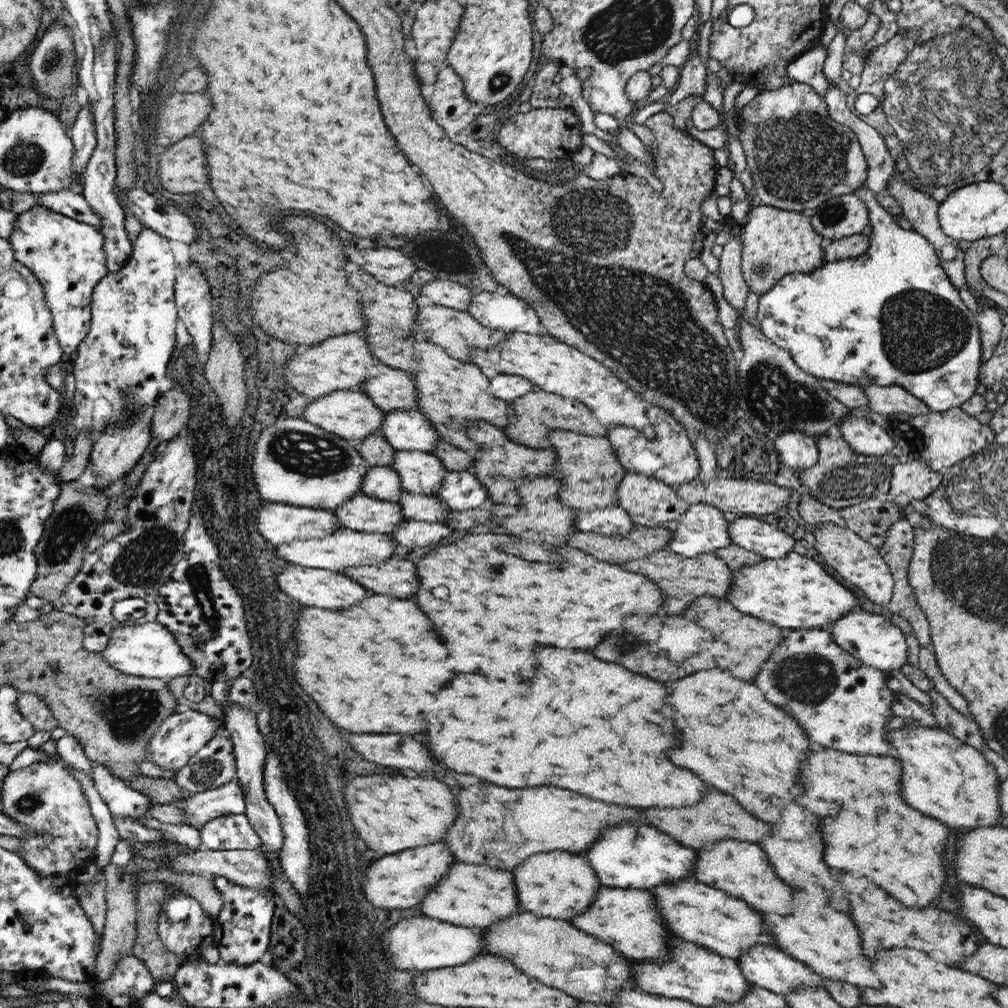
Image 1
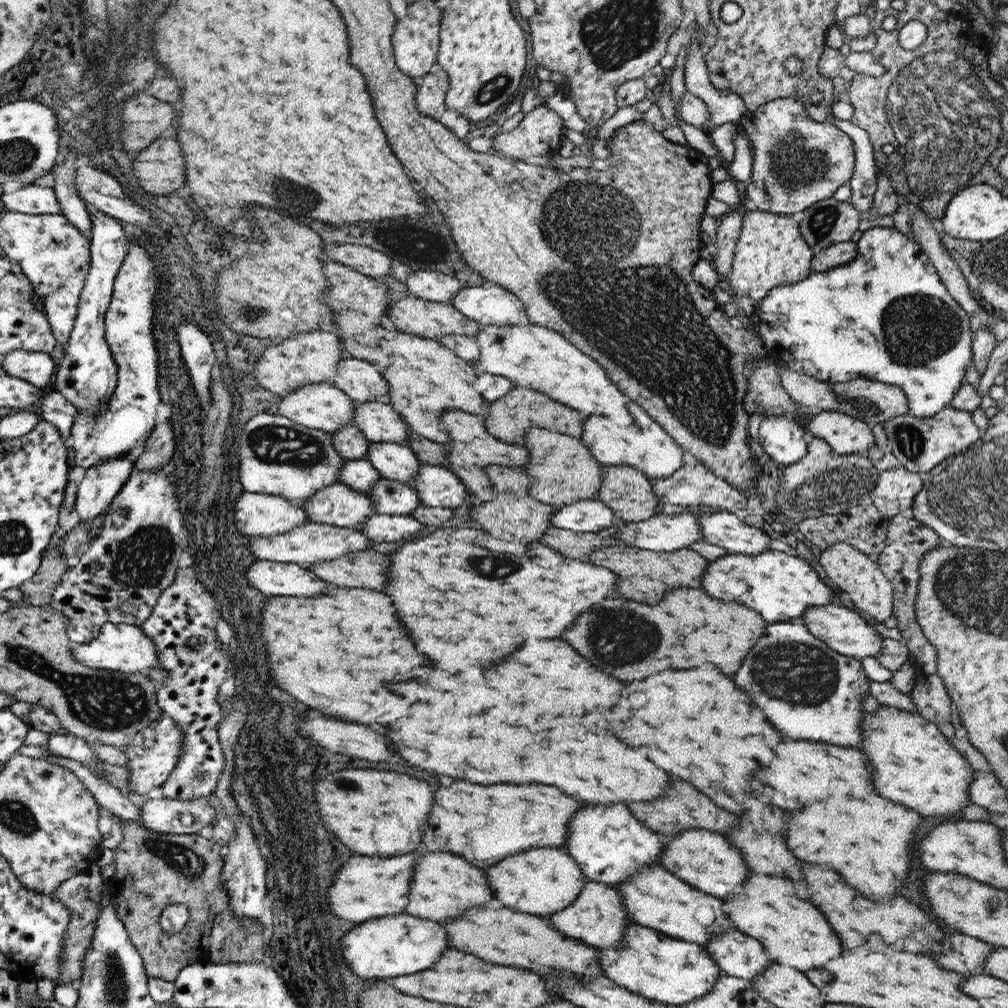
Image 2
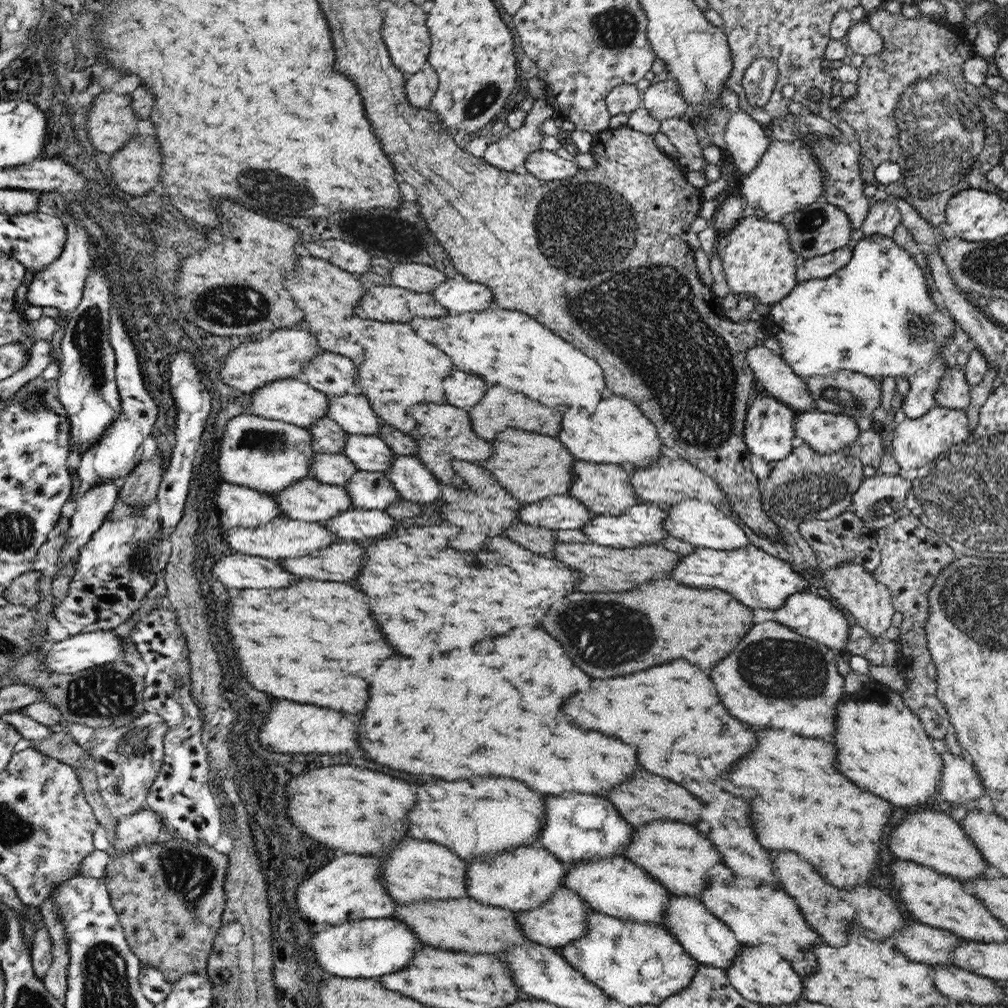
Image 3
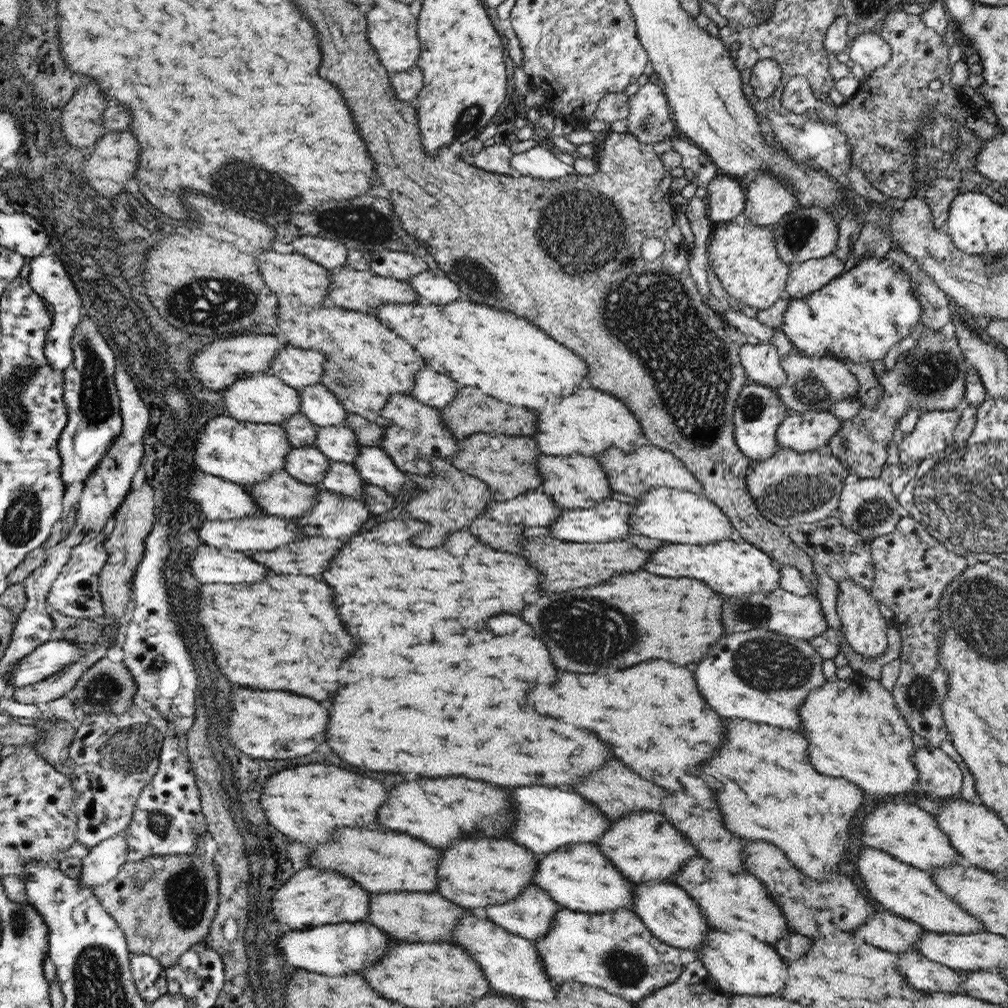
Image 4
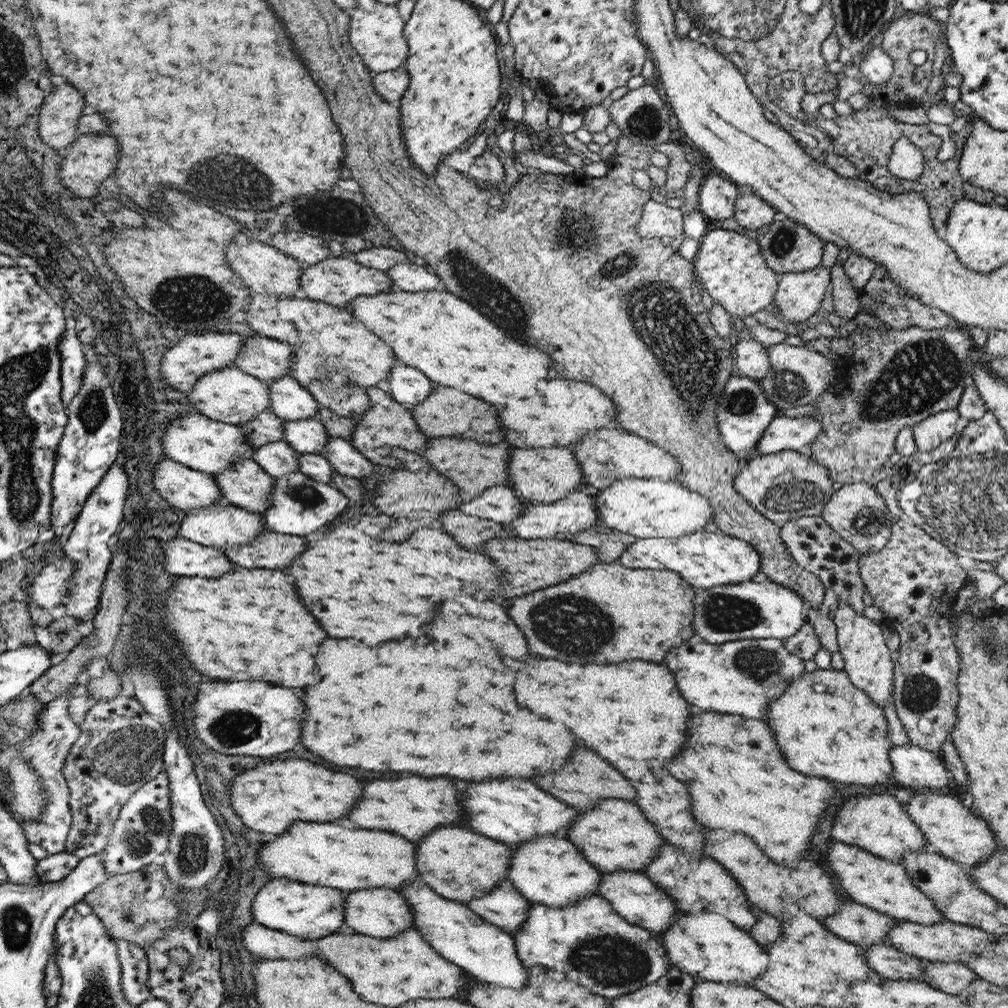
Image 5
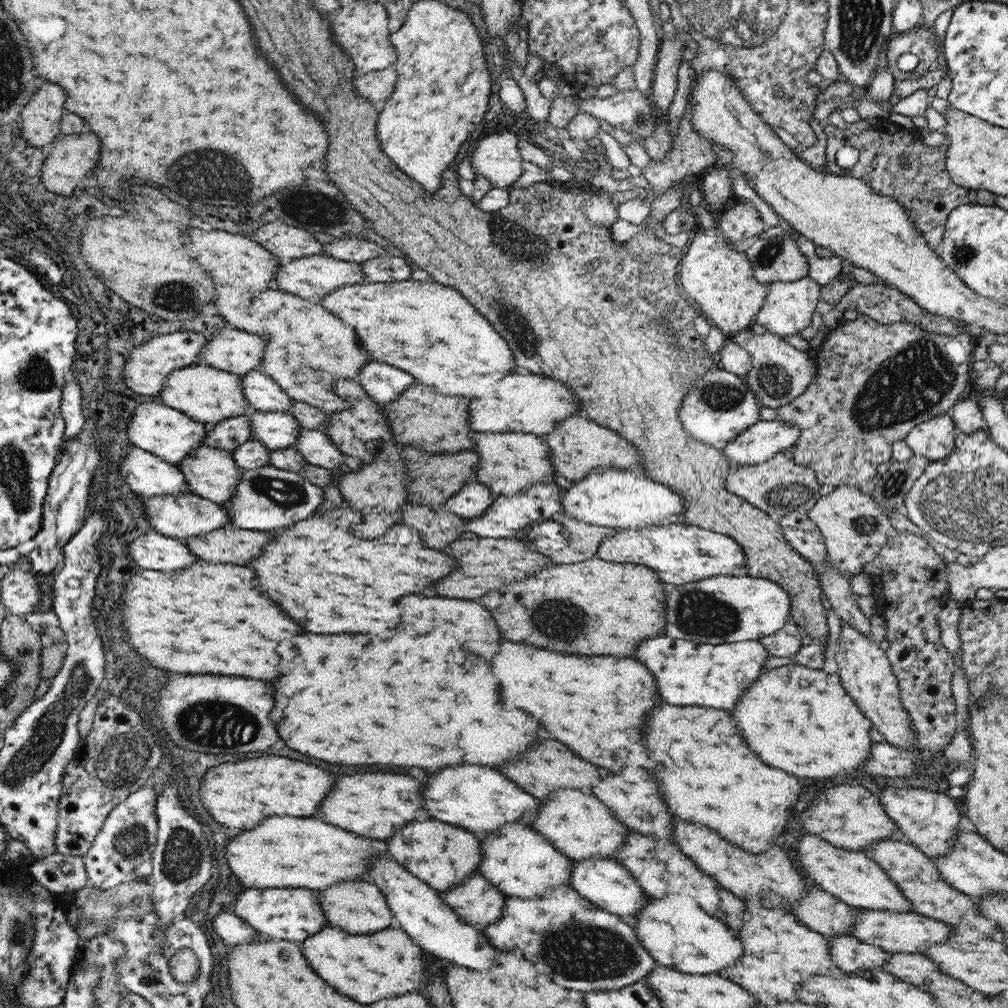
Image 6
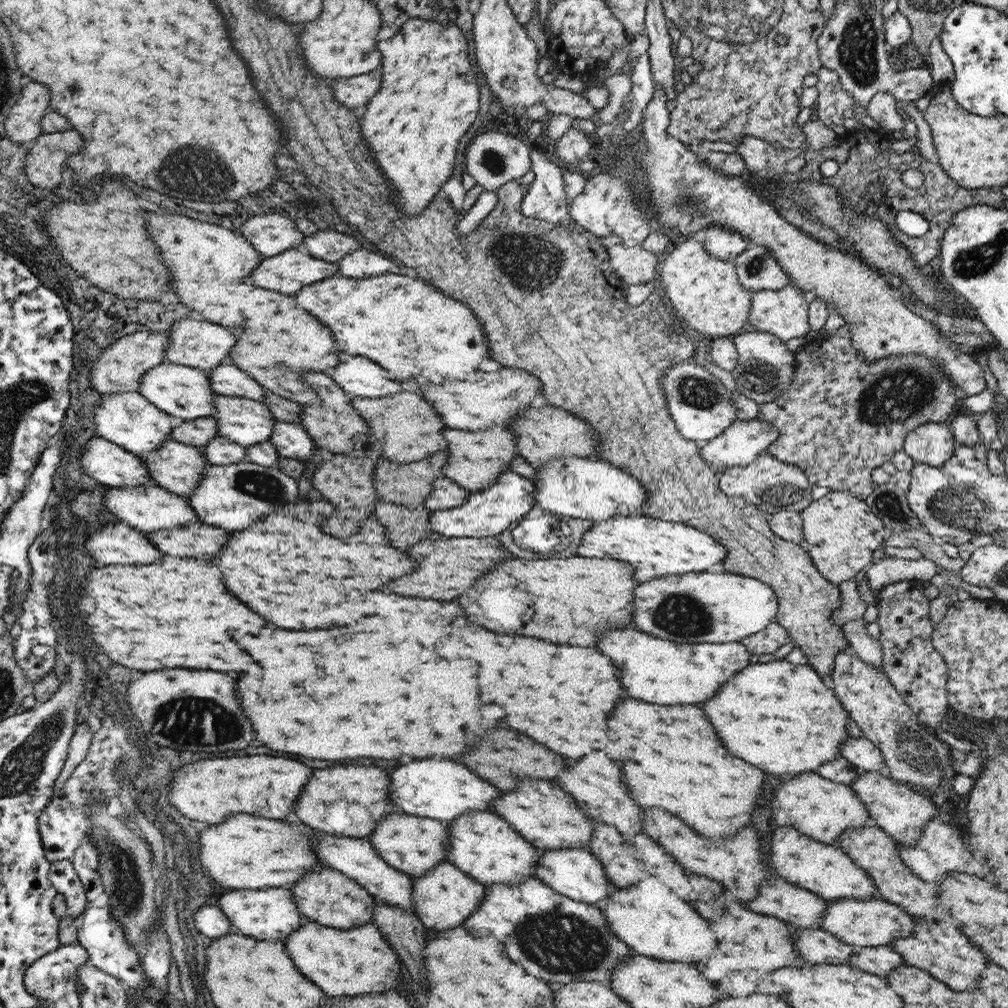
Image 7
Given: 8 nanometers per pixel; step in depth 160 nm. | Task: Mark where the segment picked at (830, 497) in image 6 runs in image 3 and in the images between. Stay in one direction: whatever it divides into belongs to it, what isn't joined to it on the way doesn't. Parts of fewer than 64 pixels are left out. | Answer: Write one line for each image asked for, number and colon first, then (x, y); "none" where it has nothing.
3: (880, 500)
4: (868, 506)
5: (857, 512)

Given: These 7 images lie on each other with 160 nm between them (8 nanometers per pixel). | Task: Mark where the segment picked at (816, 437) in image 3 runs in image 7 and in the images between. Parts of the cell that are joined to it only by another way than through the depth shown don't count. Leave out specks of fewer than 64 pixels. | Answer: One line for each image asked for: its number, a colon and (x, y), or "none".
4: (809, 431)
5: (783, 434)
6: (762, 441)
7: (739, 445)

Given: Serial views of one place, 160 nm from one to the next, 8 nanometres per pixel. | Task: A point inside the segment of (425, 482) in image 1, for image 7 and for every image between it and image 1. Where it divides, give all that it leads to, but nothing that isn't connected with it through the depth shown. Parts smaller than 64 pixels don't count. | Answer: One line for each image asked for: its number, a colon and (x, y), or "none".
2: (395, 461)
3: (370, 453)
4: (339, 443)
5: (307, 436)
6: (276, 430)
7: (248, 422)

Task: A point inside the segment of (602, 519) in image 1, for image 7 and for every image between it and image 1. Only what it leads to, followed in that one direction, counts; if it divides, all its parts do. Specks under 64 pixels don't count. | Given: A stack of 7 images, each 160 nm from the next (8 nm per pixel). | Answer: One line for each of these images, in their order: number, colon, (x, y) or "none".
2: (591, 516)
3: (564, 512)
4: (535, 508)
5: (500, 504)
6: (474, 499)
7: (446, 494)

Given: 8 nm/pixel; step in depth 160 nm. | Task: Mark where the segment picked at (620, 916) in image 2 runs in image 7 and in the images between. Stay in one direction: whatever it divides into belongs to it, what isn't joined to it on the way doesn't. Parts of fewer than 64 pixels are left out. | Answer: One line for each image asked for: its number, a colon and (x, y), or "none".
3: (562, 919)
4: (530, 916)
5: (504, 906)
6: (479, 902)
7: (444, 898)

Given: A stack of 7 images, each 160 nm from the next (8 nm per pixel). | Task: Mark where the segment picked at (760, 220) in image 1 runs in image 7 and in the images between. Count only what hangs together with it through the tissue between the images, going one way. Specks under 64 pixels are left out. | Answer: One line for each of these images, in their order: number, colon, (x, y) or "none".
2: (771, 251)
3: (758, 260)
4: (745, 259)
5: (731, 267)
6: (713, 274)
7: (705, 292)

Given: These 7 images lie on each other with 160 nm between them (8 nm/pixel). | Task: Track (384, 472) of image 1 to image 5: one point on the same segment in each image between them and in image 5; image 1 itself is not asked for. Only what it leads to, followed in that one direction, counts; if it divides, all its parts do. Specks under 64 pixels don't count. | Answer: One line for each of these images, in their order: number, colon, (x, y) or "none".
2: (359, 474)
3: (337, 469)
4: (306, 464)
5: (277, 458)

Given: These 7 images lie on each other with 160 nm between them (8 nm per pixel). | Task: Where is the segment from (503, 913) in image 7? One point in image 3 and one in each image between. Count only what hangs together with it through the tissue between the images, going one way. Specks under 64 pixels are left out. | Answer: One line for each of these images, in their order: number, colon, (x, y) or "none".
3: (636, 963)
4: (613, 951)
5: (589, 942)
6: (582, 947)

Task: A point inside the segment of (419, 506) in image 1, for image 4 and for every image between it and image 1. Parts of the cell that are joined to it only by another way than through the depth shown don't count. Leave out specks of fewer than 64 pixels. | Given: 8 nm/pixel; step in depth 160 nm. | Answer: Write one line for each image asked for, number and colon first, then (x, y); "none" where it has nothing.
2: (388, 496)
3: (369, 490)
4: (341, 478)

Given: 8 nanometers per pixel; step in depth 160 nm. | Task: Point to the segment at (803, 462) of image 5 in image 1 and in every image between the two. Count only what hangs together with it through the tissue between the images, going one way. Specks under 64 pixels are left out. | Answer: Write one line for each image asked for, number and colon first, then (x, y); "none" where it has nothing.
1: (841, 478)
2: (824, 483)
3: (806, 486)
4: (790, 488)

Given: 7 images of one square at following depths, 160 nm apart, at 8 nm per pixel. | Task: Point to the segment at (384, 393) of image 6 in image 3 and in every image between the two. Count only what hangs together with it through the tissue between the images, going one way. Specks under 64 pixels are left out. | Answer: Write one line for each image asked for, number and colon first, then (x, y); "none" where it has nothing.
3: (466, 391)
4: (437, 390)
5: (408, 386)

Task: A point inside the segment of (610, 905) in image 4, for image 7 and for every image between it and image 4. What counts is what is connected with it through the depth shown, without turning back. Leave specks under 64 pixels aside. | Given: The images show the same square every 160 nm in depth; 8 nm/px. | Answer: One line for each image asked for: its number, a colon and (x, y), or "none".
5: (551, 870)
6: (518, 860)
7: (482, 844)

